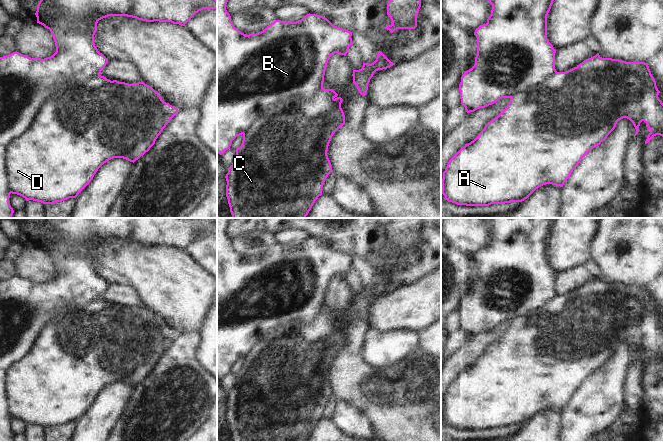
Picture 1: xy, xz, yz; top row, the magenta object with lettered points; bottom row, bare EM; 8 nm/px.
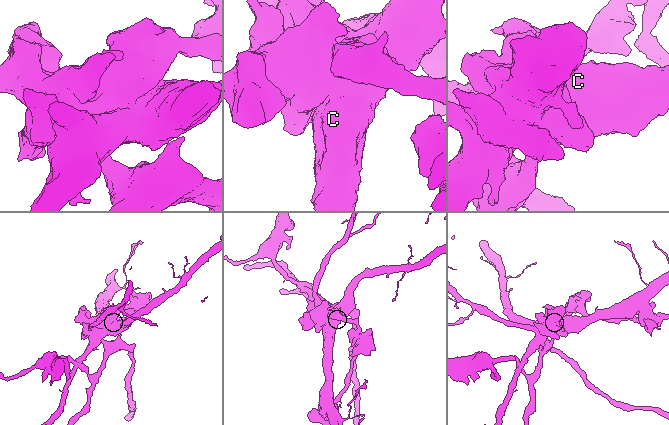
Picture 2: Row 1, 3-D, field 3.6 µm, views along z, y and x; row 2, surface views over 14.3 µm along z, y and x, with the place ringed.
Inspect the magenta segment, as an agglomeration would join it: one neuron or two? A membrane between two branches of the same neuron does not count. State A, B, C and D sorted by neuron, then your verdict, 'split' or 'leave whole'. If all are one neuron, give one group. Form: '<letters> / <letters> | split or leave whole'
A C D / B | split

